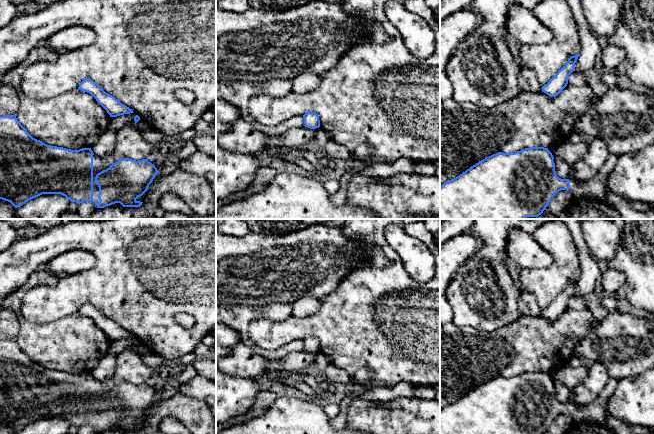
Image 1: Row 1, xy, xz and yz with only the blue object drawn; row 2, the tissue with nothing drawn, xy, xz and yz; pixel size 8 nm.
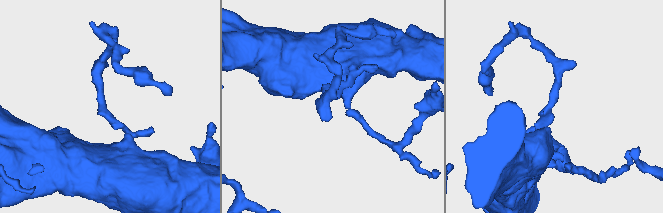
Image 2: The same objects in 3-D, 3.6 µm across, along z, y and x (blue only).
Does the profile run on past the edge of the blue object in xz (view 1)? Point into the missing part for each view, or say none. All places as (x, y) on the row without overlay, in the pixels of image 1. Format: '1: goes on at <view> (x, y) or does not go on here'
1: does not go on here

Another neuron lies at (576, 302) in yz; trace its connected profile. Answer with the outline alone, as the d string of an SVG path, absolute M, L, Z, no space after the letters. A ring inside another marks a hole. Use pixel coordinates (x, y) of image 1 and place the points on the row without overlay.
M573 295L568 302L568 307L574 310L585 310L587 309L587 304L585 297L579 295Z

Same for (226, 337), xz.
M216 322L216 346L230 349L239 343L241 343L241 338L236 330Z

